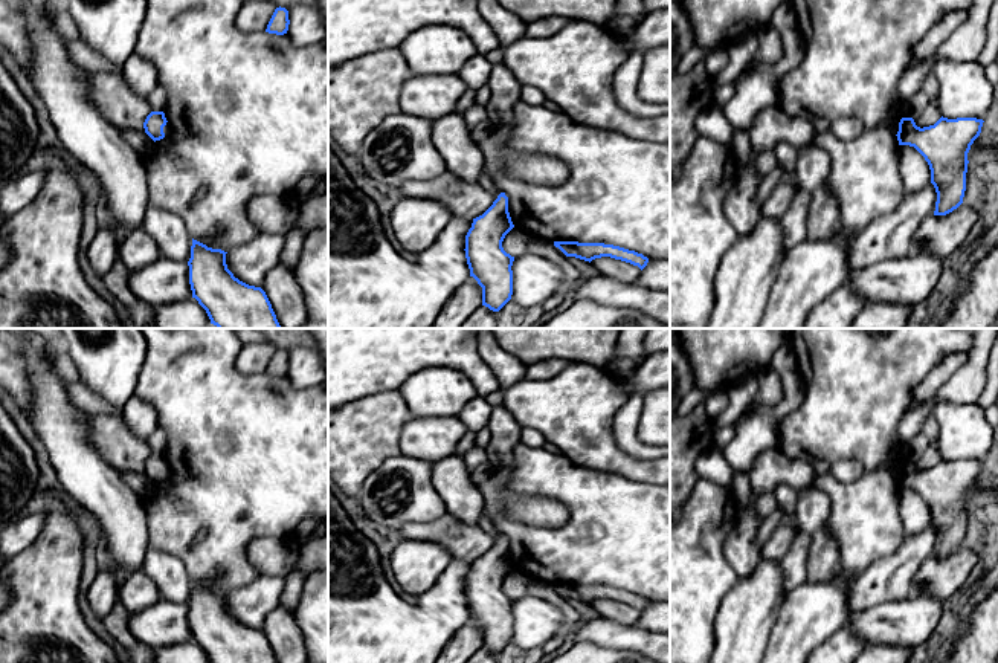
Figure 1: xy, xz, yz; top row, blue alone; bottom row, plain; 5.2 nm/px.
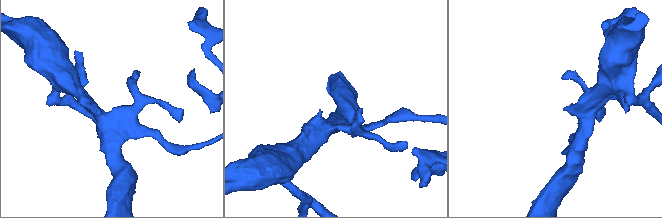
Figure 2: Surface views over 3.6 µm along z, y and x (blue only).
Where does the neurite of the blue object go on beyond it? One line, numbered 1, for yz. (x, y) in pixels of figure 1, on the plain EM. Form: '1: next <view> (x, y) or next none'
1: next yz (894, 469)

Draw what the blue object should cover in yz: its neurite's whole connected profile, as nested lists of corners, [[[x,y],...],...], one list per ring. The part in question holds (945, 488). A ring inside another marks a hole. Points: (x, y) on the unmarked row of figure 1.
[[[909,457],[890,466],[899,487],[914,489],[928,504],[931,526],[937,535],[934,558],[946,558],[963,545],[966,533],[967,495],[980,478],[983,461],[940,460],[934,467],[917,469]]]

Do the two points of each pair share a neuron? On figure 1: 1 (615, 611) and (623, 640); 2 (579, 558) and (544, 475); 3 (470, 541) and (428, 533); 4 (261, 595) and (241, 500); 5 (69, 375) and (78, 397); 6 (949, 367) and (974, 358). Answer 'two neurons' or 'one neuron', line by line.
1: two neurons
2: one neuron
3: one neuron
4: two neurons
5: two neurons
6: two neurons

